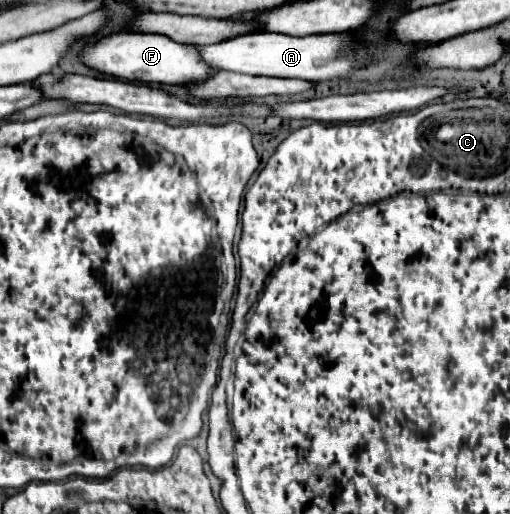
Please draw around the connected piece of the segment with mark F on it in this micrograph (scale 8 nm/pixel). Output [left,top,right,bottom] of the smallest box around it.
[83,34,219,84]

